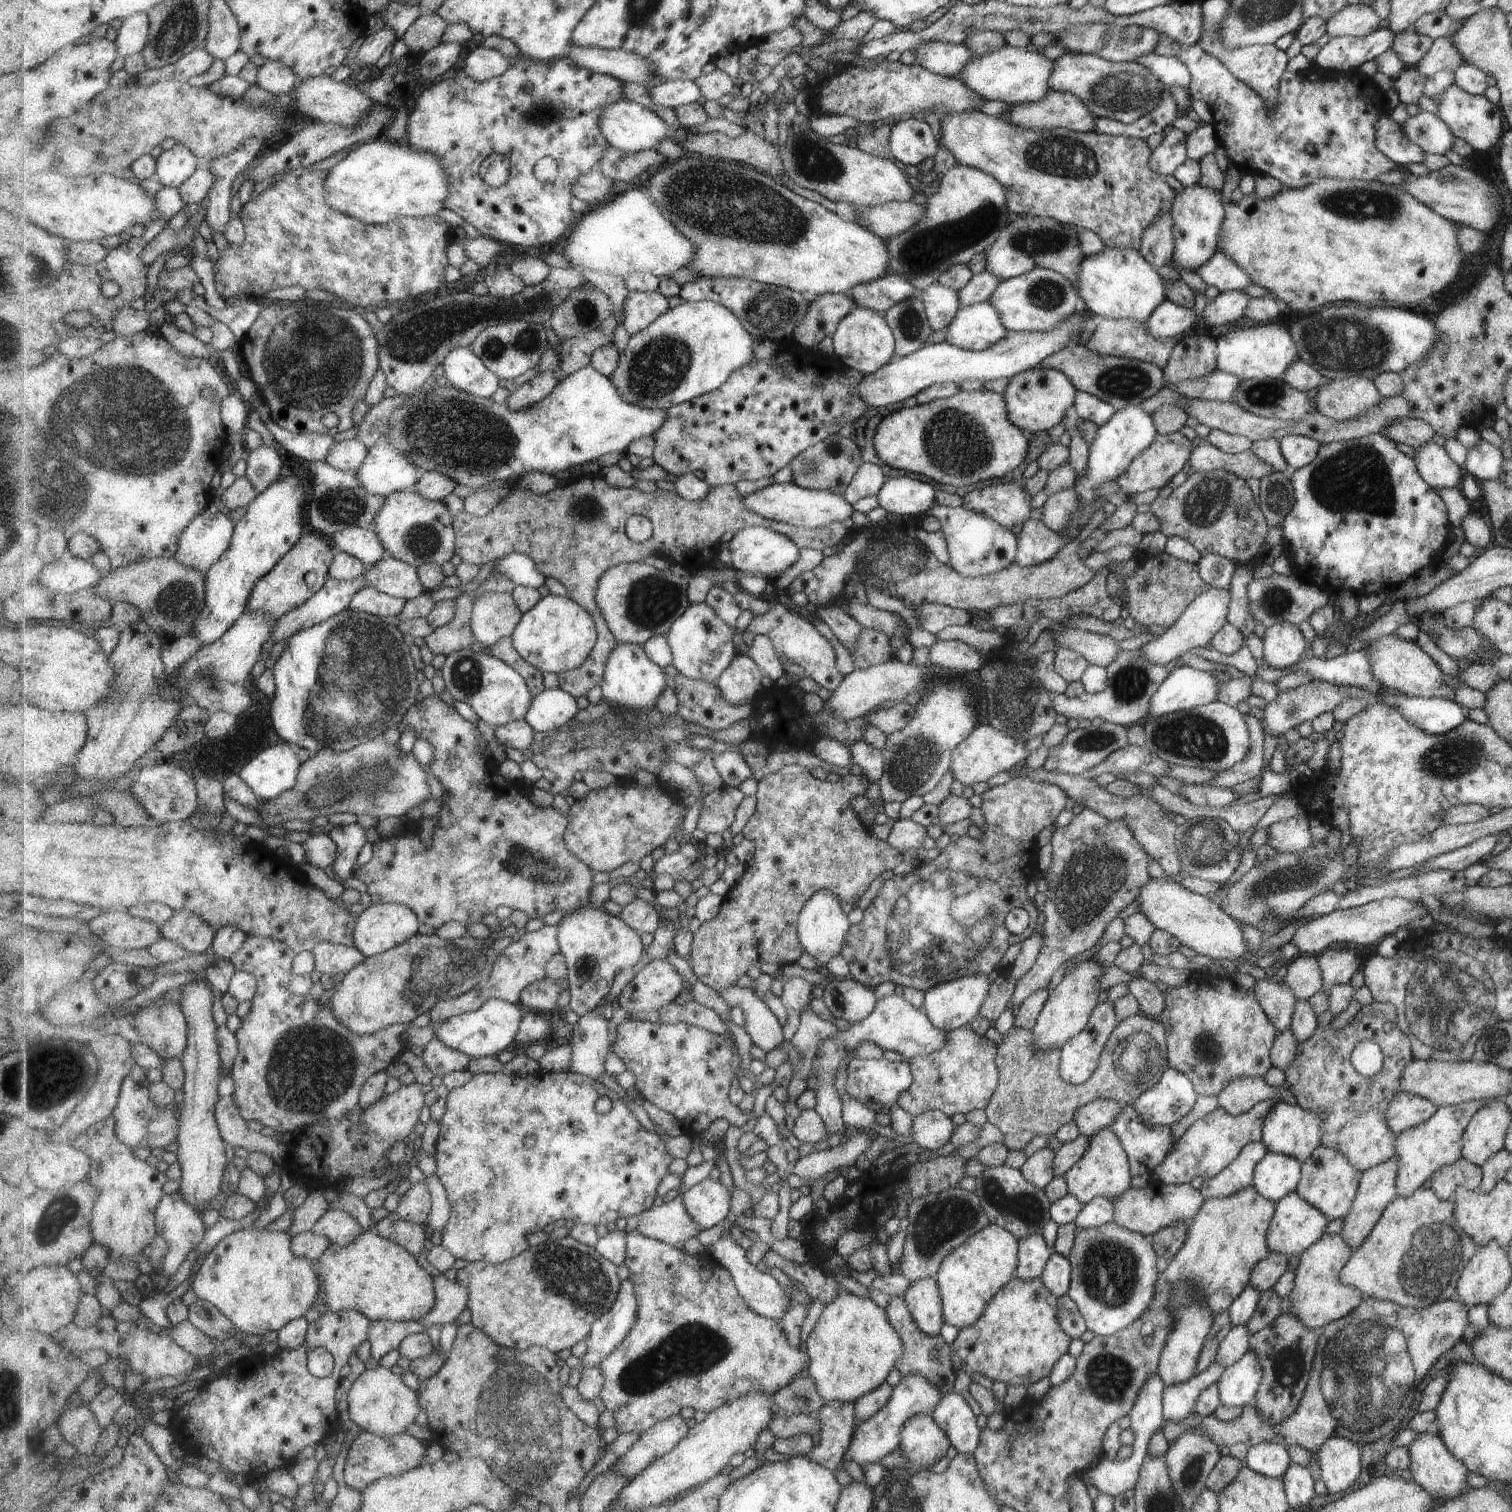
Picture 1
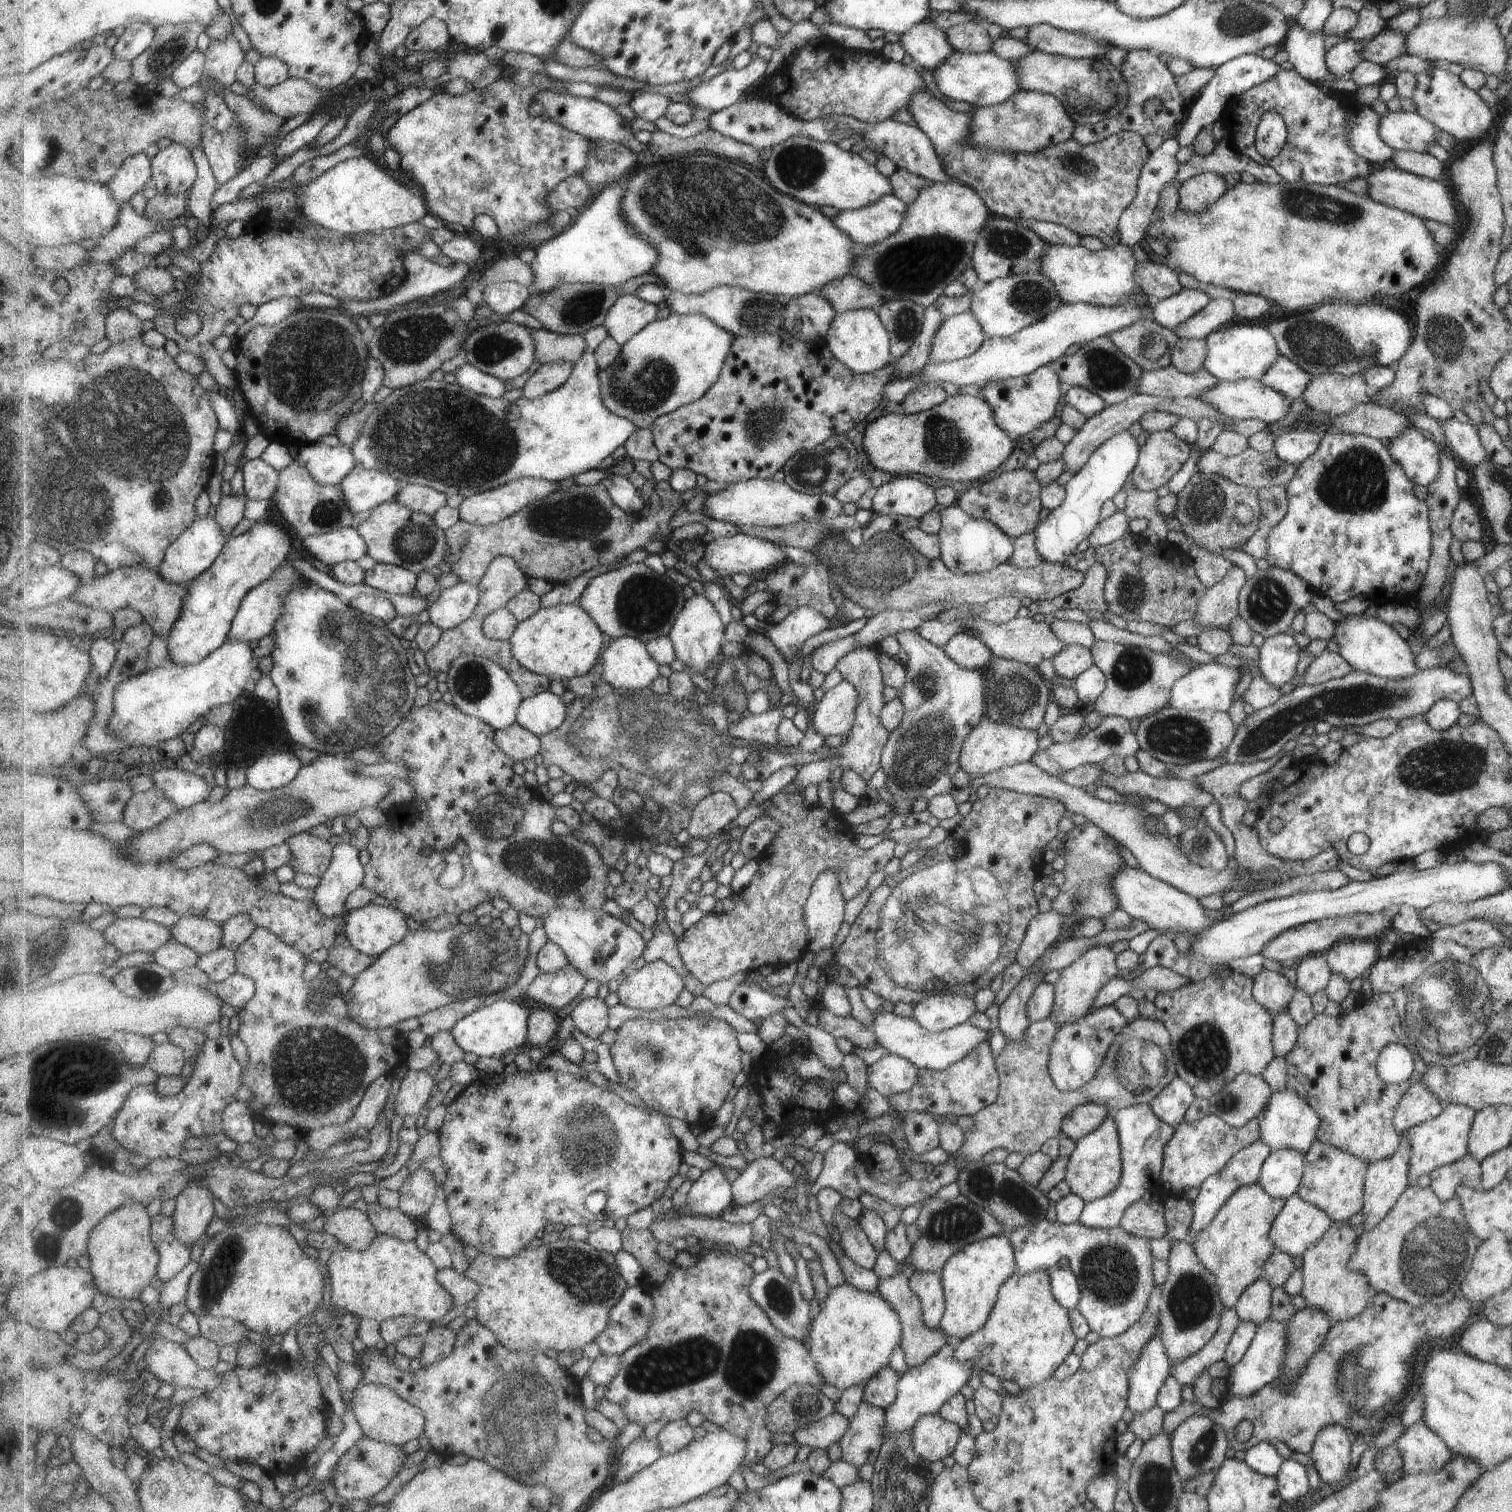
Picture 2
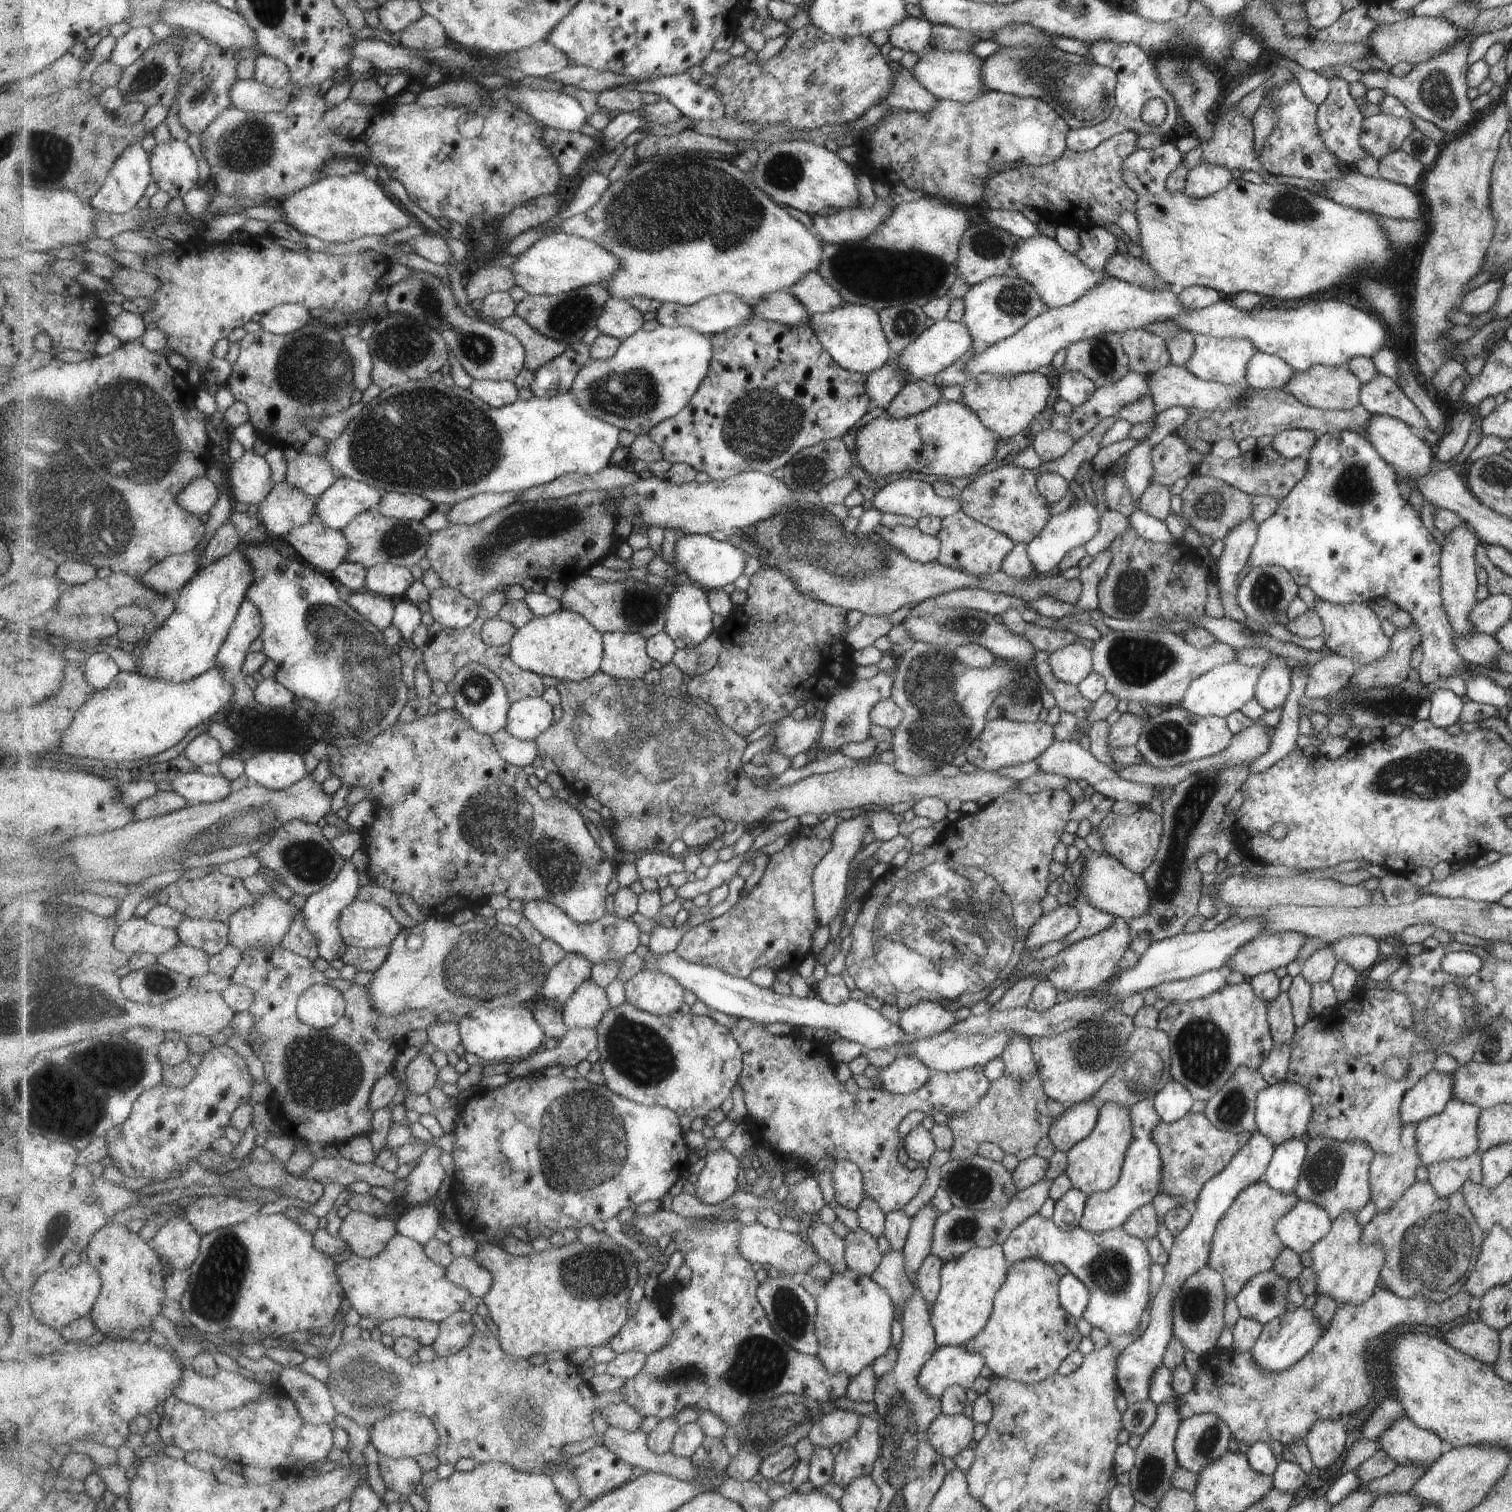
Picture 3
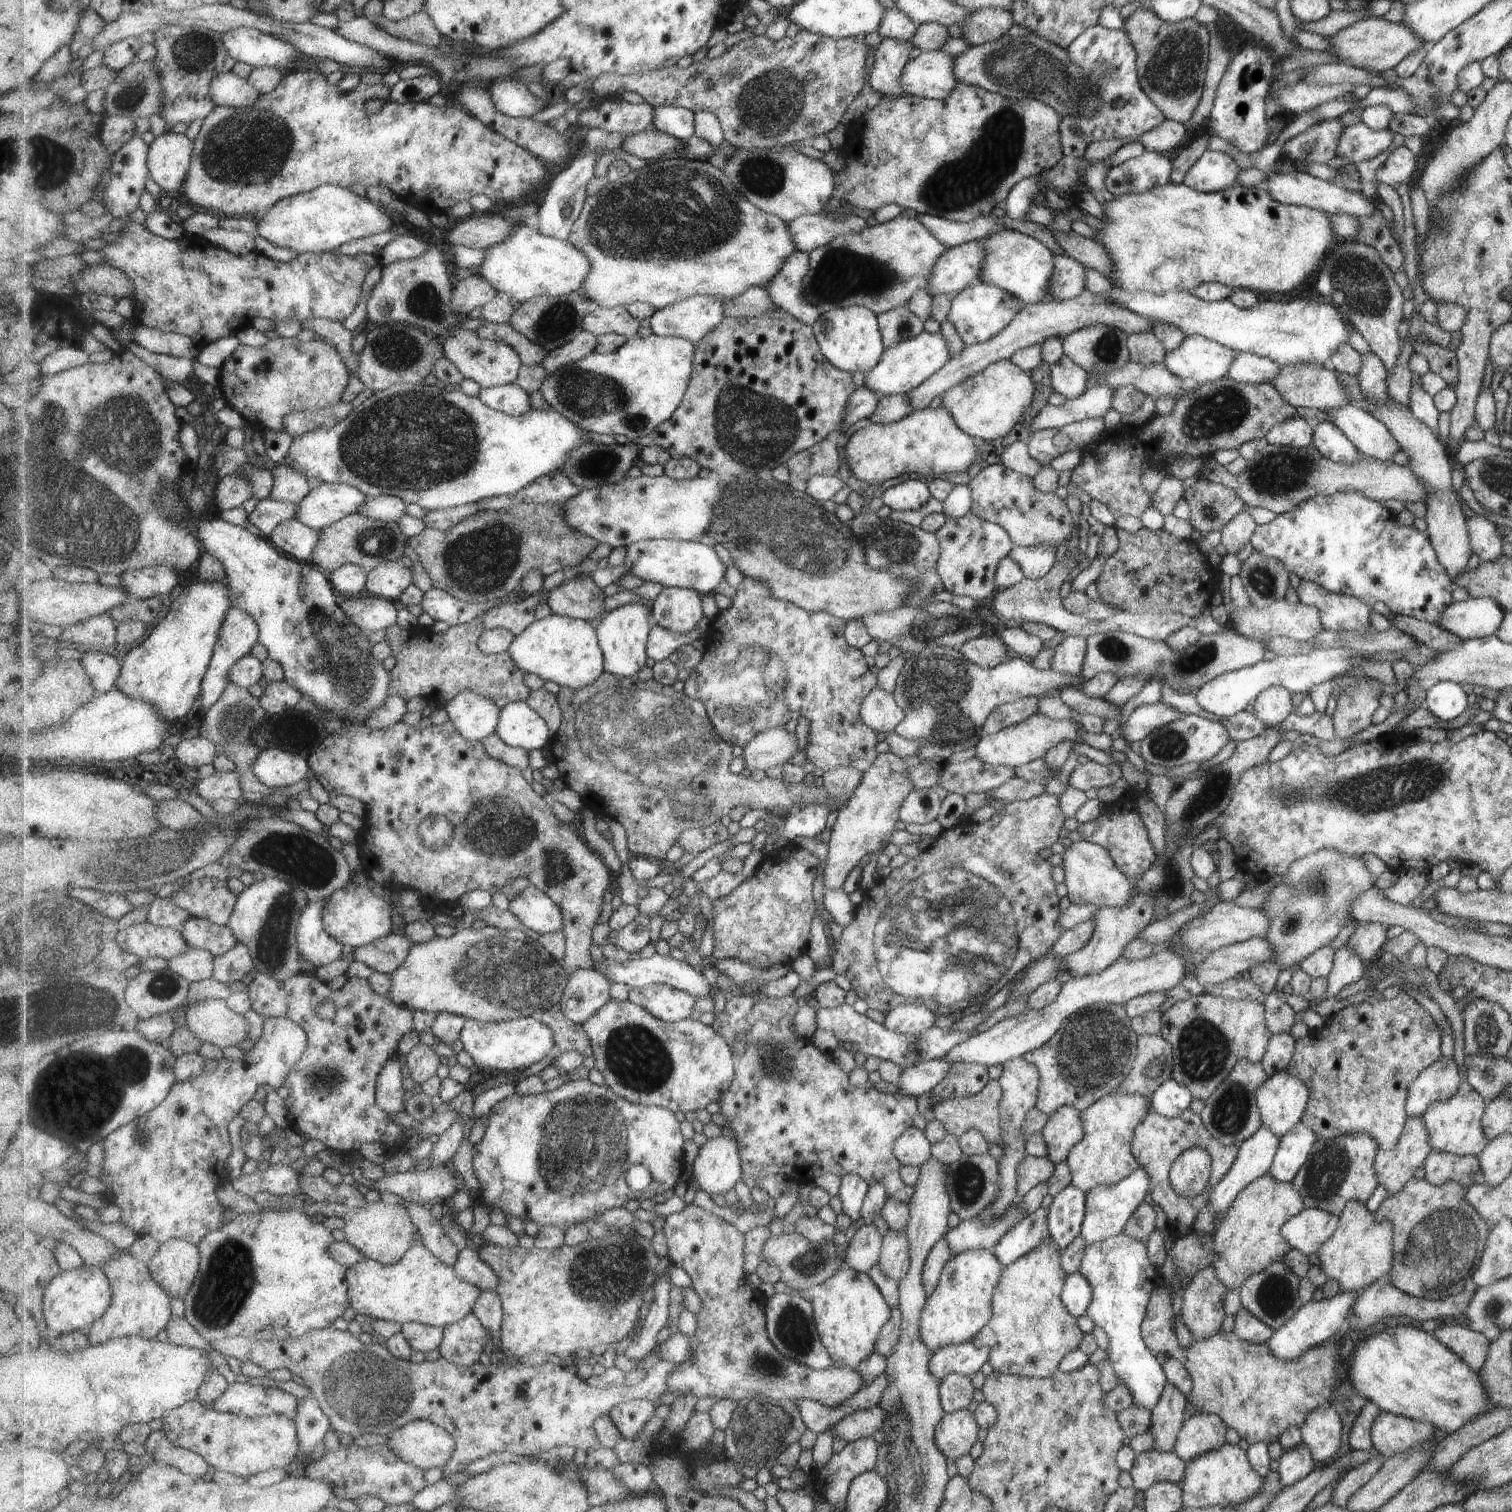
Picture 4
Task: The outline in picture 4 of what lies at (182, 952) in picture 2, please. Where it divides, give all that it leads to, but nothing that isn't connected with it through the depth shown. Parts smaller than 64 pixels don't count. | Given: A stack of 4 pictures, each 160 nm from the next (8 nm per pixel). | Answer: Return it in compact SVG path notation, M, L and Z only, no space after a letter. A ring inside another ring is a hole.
M192 948L189 952L171 959L169 968L189 982L207 980L214 973L215 955L209 950Z

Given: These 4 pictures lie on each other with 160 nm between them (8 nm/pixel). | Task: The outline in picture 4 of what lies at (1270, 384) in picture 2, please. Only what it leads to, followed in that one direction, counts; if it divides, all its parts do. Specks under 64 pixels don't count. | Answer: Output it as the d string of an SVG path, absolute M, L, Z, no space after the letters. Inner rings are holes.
M1238 352L1226 377L1238 383L1259 384L1270 380L1277 374L1279 364L1270 358L1251 352Z

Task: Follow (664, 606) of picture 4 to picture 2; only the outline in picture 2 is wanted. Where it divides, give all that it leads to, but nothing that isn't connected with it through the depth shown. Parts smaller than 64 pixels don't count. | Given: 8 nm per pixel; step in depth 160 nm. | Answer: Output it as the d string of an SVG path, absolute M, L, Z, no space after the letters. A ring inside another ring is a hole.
M699 590L682 607L669 635L676 648L676 658L684 660L691 670L700 674L704 674L709 664L721 654L721 644L730 637L717 608Z

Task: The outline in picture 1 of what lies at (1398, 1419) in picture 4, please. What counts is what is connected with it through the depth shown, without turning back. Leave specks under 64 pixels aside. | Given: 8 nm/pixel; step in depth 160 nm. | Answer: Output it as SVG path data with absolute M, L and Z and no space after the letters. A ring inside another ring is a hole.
M1435 1431L1416 1434L1406 1449L1409 1451L1408 1469L1412 1474L1412 1480L1427 1491L1431 1497L1449 1500L1453 1499L1455 1495L1462 1495L1471 1488L1466 1483L1466 1474L1469 1469L1449 1451Z

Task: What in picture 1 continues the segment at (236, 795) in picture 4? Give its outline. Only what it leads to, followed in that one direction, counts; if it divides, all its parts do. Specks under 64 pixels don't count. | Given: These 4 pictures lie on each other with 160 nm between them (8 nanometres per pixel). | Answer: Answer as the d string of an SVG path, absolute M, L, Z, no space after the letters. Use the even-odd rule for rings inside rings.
M154 764L150 767L137 768L132 774L133 784L131 791L147 809L151 819L161 824L173 821L186 821L200 805L198 785L189 770L183 770L175 764Z

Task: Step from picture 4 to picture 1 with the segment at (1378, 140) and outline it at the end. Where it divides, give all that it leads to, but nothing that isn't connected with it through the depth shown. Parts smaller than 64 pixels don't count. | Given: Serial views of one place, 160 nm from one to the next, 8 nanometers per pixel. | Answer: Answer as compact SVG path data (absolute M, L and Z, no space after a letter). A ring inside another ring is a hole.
M1417 112L1400 124L1400 127L1406 140L1415 143L1424 153L1443 155L1453 148L1454 134L1433 113Z

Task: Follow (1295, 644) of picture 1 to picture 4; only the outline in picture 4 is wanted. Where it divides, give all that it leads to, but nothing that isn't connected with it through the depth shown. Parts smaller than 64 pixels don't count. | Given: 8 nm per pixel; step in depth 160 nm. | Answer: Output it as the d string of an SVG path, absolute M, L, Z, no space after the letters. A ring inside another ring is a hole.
M1271 685L1254 698L1253 716L1266 727L1275 727L1292 712L1290 698L1290 692L1286 688Z

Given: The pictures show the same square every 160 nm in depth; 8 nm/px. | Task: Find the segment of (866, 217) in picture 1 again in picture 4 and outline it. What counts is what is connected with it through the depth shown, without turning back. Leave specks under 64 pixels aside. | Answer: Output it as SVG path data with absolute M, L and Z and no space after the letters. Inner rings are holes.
M821 214L803 215L789 224L797 250L810 253L838 234L861 231L865 227L865 219L854 214L842 219L830 219Z

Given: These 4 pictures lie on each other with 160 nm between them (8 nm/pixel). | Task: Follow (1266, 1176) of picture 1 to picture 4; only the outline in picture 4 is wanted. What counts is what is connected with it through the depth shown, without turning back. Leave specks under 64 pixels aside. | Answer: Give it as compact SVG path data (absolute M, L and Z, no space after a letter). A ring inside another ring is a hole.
M1299 1122L1297 1126L1278 1137L1278 1148L1274 1152L1271 1172L1267 1176L1276 1181L1291 1181L1301 1165L1308 1159L1317 1134L1306 1124Z

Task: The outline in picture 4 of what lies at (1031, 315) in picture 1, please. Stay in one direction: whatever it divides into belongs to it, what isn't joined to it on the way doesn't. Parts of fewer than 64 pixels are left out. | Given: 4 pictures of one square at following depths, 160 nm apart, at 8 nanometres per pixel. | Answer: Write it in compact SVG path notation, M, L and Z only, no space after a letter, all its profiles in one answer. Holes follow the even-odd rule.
M975 281L963 290L954 293L954 297L950 300L946 319L953 325L965 346L974 345L997 335L1002 328L1010 324L1010 320L1019 310L1022 310L1023 306L1025 306L1023 302L1006 290L995 285Z

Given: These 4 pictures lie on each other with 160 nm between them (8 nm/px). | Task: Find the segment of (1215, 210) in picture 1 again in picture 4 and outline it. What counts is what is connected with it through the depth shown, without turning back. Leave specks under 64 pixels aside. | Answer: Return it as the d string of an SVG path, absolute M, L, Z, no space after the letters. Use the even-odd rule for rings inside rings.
M1205 151L1184 174L1182 183L1197 192L1210 193L1235 184L1235 162L1220 151Z

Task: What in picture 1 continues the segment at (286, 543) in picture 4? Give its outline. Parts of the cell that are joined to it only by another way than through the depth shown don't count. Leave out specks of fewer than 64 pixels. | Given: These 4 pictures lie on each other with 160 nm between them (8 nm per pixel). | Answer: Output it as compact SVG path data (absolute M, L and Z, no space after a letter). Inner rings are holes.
M349 527L330 536L340 551L362 560L366 565L387 556L386 546L372 527Z

